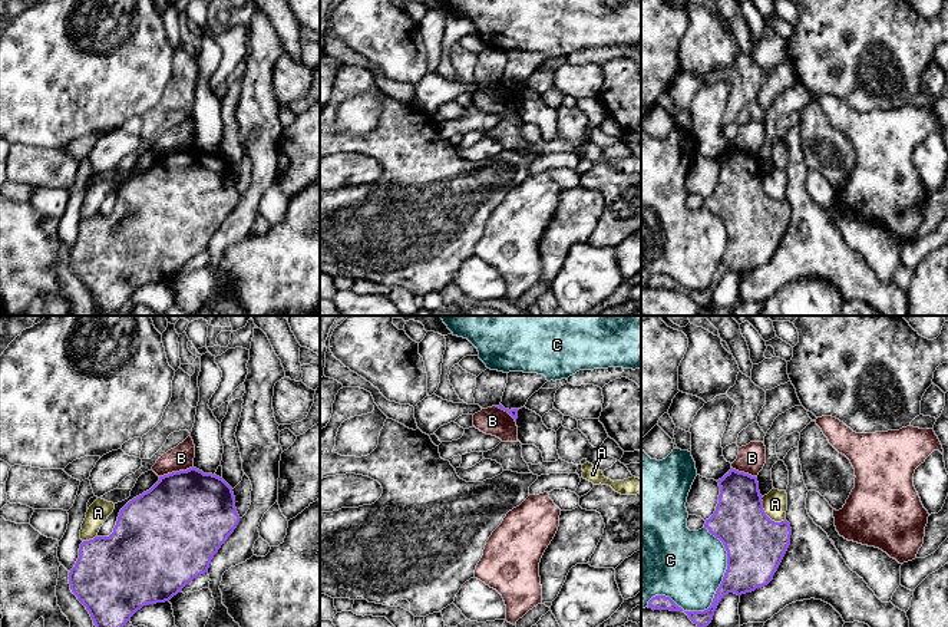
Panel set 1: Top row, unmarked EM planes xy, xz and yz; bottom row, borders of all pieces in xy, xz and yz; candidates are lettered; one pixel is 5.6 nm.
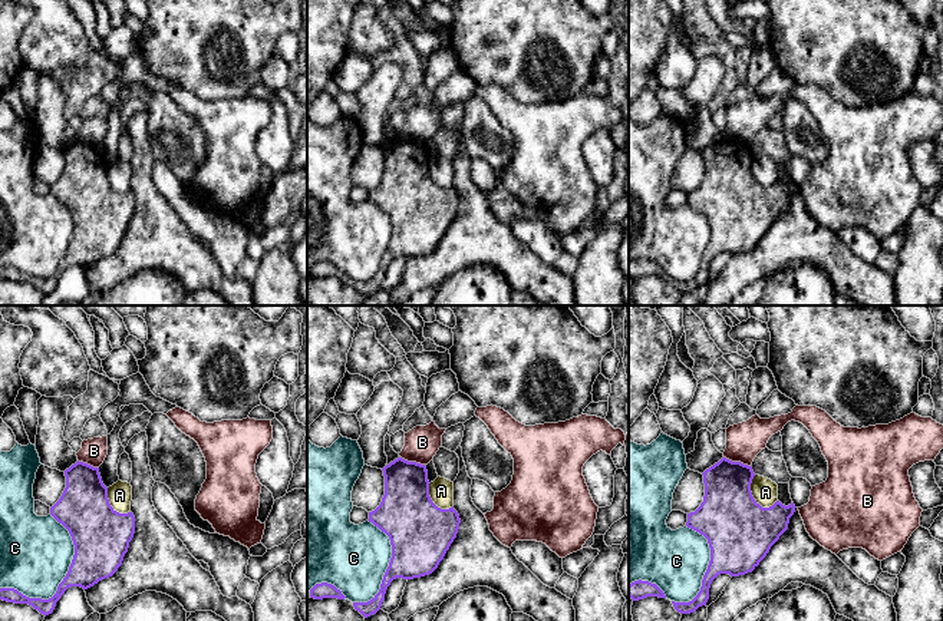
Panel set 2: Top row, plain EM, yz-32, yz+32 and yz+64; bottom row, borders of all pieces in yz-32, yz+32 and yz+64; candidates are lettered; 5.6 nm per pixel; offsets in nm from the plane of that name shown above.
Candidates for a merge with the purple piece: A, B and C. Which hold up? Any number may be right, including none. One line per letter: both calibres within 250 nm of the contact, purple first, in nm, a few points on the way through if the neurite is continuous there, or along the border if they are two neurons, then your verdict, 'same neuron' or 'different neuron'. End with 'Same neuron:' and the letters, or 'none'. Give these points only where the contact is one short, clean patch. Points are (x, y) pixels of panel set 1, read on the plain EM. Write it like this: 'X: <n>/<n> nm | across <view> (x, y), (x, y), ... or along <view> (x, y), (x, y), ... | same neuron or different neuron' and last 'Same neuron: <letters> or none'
A: 320/140 nm | different neuron
B: 500/140 nm | different neuron
C: 190/400 nm | different neuron
Same neuron: none

